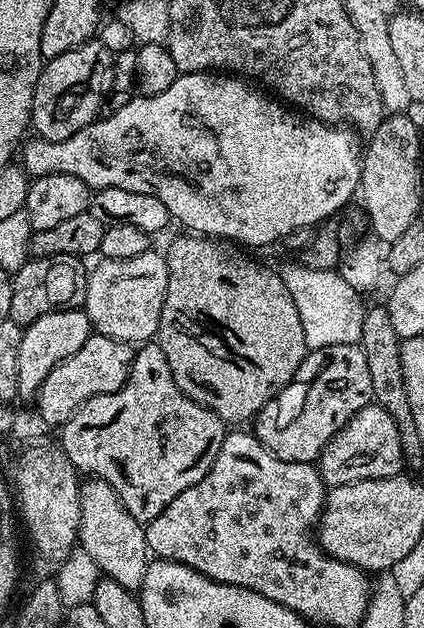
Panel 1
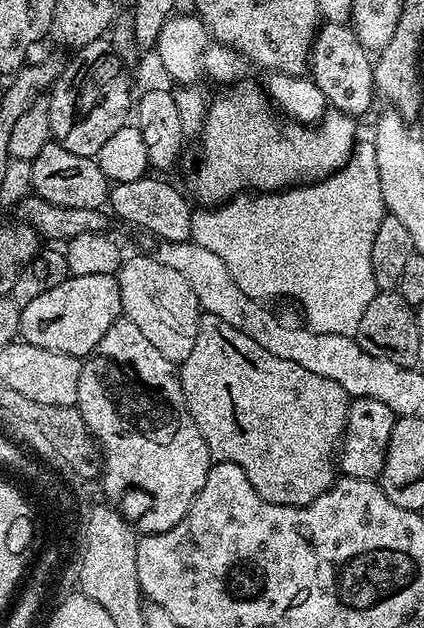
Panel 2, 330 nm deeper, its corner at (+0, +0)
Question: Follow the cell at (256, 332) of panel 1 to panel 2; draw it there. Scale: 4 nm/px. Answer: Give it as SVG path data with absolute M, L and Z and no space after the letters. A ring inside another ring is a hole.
M207 314L200 317L198 338L194 342L194 350L190 350L190 354L178 365L178 375L184 395L184 404L190 410L213 461L233 464L241 468L248 475L250 486L254 486L254 490L258 490L258 494L263 500L282 506L301 508L314 502L314 498L321 496L336 483L338 479L338 449L344 439L344 427L348 421L350 403L348 391L342 386L338 386L338 382L330 382L330 378L322 378L322 374L314 374L310 370L306 370L306 366L298 366L298 362L290 362L286 358L278 358L278 354L270 354L270 350L258 346L258 342L254 342L254 338L242 334L242 330L234 330L234 326L222 322L222 318Z

